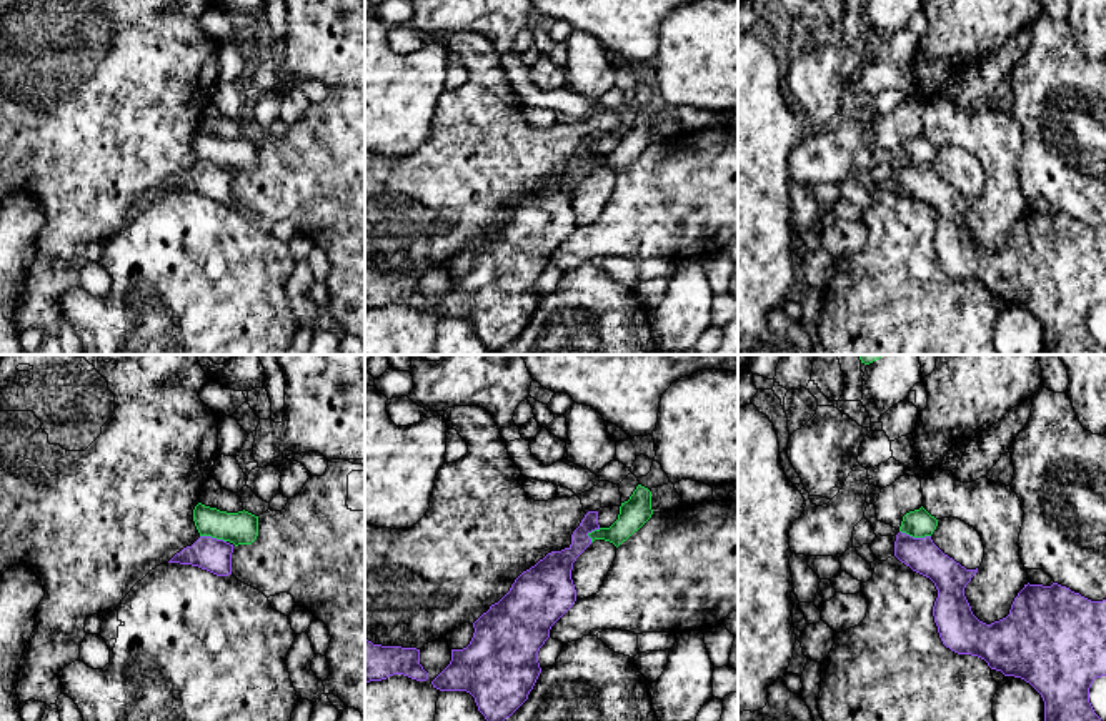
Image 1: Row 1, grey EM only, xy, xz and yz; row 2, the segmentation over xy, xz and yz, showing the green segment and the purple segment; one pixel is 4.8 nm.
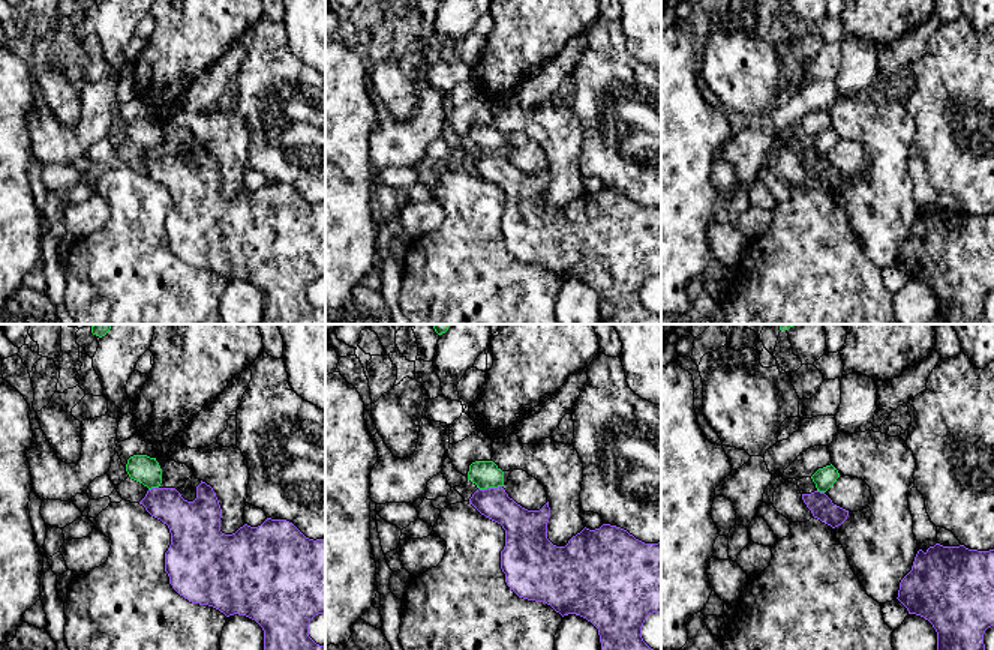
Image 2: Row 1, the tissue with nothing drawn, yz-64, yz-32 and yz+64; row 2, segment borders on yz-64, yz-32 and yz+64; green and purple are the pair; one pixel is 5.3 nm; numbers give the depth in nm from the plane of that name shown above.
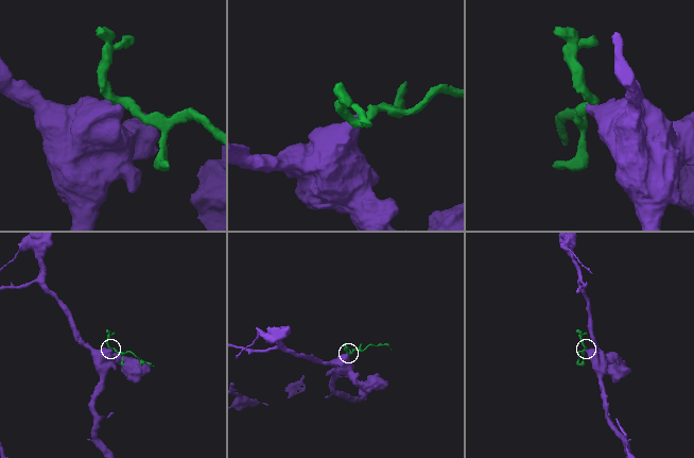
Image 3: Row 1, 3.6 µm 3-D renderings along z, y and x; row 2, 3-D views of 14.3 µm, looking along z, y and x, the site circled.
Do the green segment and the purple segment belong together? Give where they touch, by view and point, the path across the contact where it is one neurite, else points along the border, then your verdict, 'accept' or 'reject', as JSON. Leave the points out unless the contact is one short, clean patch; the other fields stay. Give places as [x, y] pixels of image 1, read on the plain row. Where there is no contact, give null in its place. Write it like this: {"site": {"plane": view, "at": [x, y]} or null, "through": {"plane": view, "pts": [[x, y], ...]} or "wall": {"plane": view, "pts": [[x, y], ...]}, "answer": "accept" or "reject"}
{"site": {"plane": "yz", "at": [915, 164]}, "wall": {"plane": "yz", "pts": [[900, 157], [913, 164], [930, 164]]}, "answer": "reject"}

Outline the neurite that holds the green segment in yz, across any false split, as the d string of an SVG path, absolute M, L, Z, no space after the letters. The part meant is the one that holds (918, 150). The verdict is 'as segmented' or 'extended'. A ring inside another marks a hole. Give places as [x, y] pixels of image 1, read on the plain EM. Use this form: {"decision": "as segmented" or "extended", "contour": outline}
{"decision": "as segmented", "contour": "M923 133L903 143L899 158L913 165L931 163L938 153L938 147L931 143Z"}

